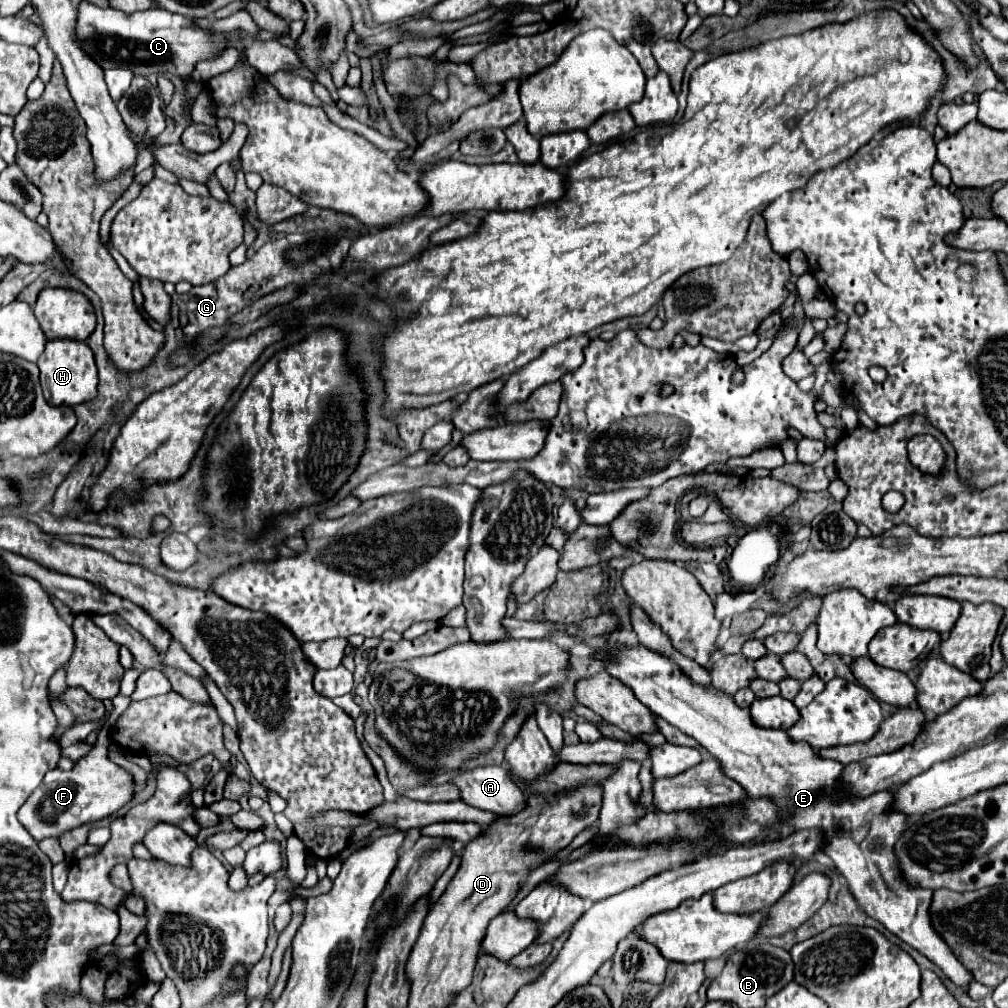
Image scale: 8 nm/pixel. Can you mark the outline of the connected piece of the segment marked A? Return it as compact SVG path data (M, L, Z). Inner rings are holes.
M479 766L457 776L453 784L461 788L463 802L499 816L513 816L527 806L525 794L503 766Z

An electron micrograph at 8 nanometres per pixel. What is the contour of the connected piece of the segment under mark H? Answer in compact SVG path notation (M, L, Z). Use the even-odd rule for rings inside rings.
M48 340L37 366L40 370L39 378L44 398L51 406L77 406L97 396L97 366L93 360L93 352L86 343L76 340Z

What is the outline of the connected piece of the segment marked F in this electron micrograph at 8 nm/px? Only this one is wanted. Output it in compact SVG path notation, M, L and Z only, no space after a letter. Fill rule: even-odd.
M117 695L112 701L114 709L99 732L93 750L87 756L75 760L75 766L71 770L49 770L43 778L43 784L19 808L19 822L33 834L35 840L43 840L47 836L61 836L63 832L73 830L81 824L109 818L133 800L135 780L131 772L113 764L108 758L111 728L130 702L130 697Z

